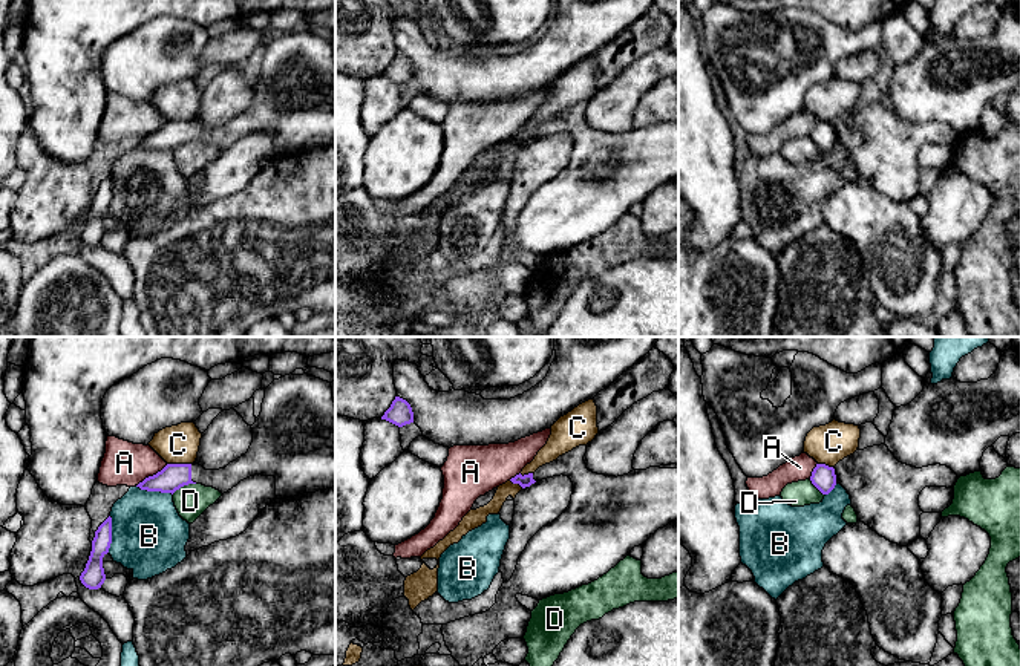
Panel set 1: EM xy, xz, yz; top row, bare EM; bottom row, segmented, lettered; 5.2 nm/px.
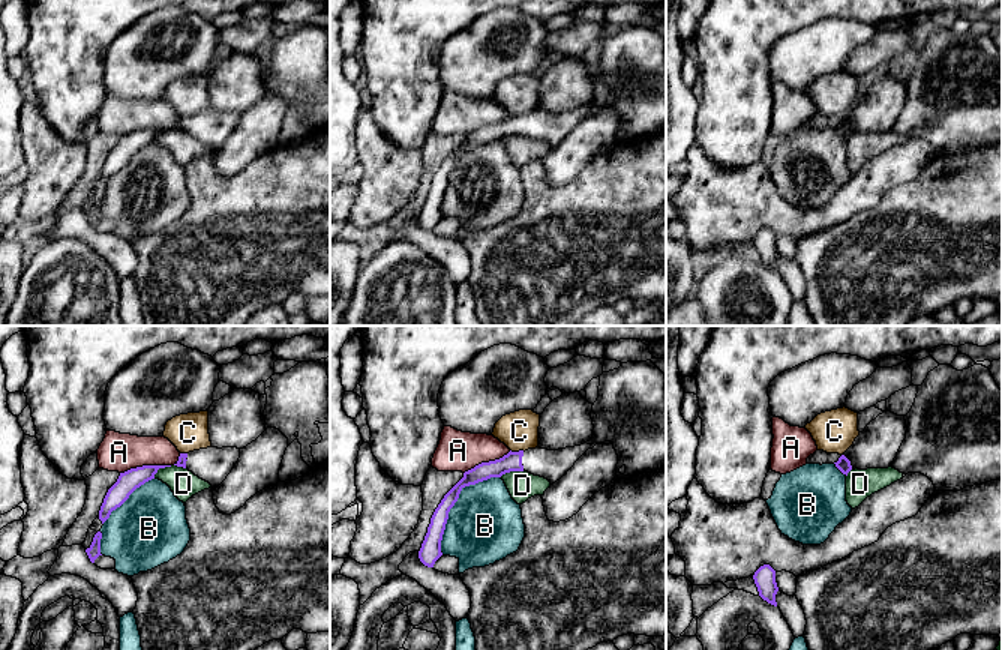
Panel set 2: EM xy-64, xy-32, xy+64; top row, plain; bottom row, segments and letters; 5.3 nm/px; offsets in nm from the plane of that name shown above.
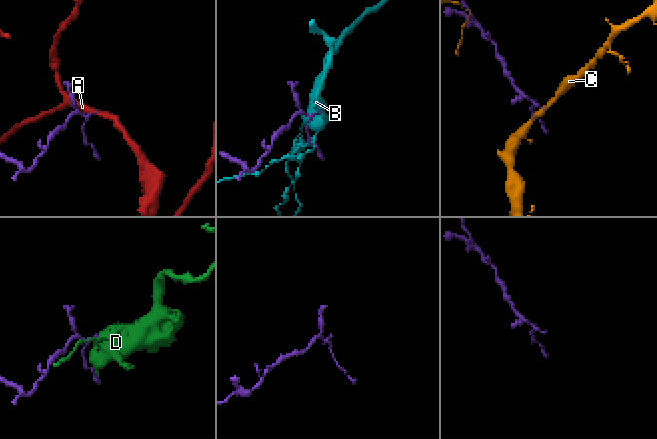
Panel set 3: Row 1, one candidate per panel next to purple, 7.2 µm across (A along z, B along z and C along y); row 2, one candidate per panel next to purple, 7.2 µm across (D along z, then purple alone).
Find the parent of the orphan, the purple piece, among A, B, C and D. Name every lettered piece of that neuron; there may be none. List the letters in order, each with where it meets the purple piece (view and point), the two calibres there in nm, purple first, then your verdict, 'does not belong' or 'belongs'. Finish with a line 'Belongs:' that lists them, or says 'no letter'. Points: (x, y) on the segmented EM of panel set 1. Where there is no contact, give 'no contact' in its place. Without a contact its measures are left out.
A: contact xy (153, 475); calibres 140 and 220 nm; does not belong
B: contact xy (153, 490); calibres 140 and 400 nm; does not belong
C: contact xy (179, 464); calibres 140 and 200 nm; does not belong
D: contact xy (183, 486); calibres 140 and 170 nm; does not belong
Belongs: no letter

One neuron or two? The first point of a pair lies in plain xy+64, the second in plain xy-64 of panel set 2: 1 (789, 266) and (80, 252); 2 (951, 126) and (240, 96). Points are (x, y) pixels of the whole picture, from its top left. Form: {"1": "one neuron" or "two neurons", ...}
{"1": "two neurons", "2": "two neurons"}

